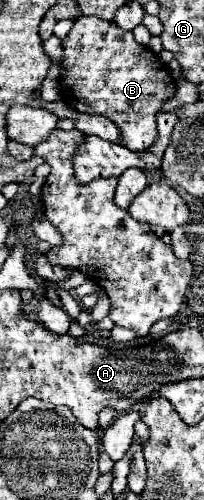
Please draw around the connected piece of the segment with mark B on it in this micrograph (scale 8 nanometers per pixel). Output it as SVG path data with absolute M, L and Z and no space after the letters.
M97 16L77 18L75 26L71 28L69 36L61 42L61 46L63 46L63 58L61 58L59 86L63 92L63 100L71 104L77 112L101 114L111 122L115 122L115 126L119 128L121 144L127 146L131 152L147 150L157 136L155 116L161 104L169 100L177 90L169 68L147 46L137 44L131 32L125 32L123 28L109 24L107 20L101 20Z

